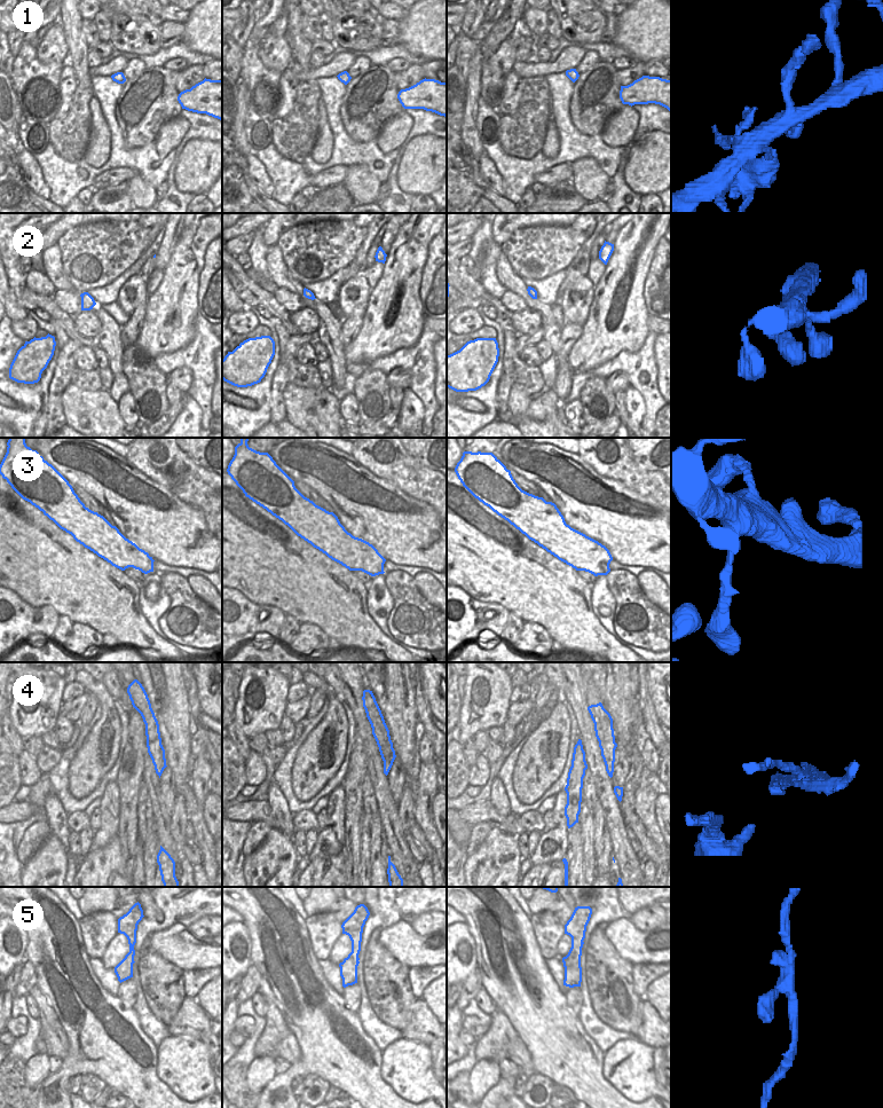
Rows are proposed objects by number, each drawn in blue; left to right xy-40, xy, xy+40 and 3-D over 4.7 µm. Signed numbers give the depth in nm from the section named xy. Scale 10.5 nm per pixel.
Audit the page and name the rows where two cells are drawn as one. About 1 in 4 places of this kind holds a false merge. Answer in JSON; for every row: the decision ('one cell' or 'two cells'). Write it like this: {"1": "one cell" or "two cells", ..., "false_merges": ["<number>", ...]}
{"1": "one cell", "2": "one cell", "3": "one cell", "4": "two cells", "5": "two cells", "false_merges": ["4", "5"]}

